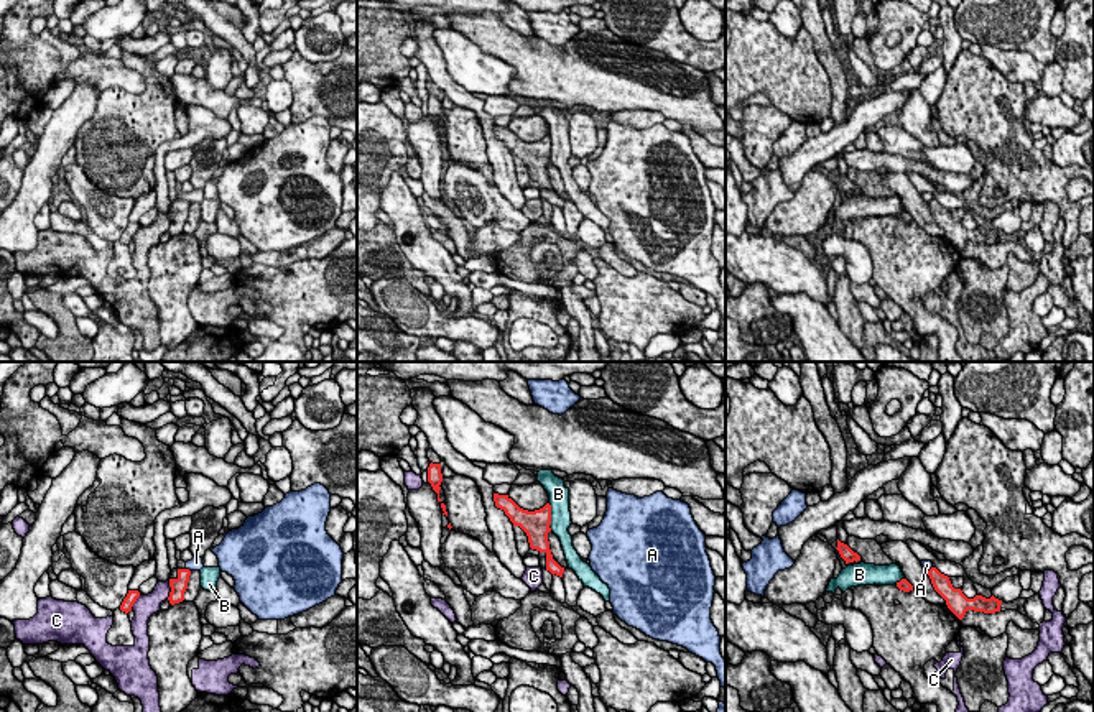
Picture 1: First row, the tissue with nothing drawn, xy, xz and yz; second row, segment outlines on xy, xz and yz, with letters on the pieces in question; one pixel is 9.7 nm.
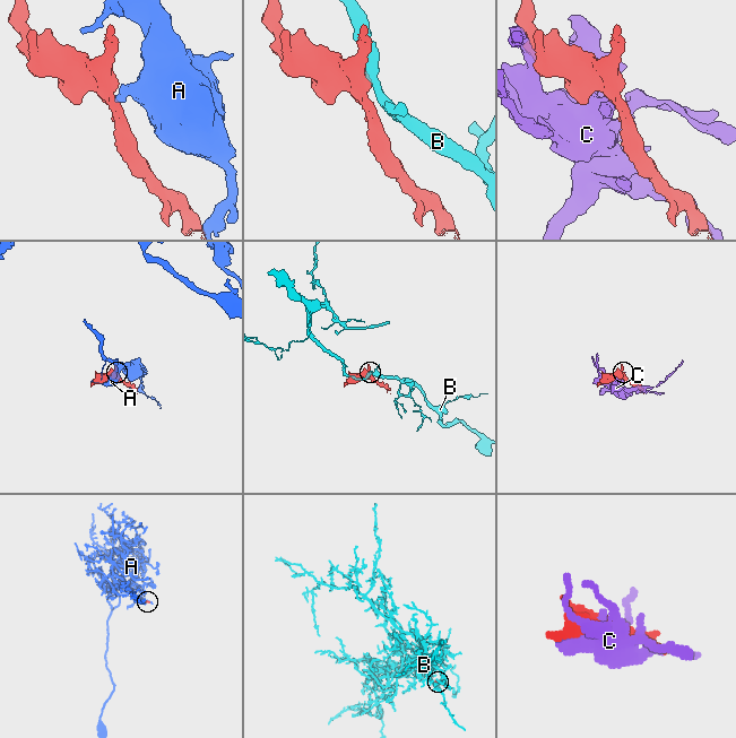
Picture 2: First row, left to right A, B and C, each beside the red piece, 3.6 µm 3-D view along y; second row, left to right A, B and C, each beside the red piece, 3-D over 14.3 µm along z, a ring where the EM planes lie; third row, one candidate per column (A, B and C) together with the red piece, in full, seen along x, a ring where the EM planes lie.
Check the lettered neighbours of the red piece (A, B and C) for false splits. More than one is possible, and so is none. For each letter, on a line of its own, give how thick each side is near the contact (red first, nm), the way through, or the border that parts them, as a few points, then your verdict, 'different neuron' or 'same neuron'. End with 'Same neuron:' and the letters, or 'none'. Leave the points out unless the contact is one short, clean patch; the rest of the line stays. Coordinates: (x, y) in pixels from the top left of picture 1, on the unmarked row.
A: 160 nm thick on the red side, 130 nm on the other; border along xy (186, 199), (190, 203); different neuron
B: 260 nm thick on the red side, 190 nm on the other; different neuron
C: 160 nm thick on the red side, 200 nm on the other; different neuron
Same neuron: none

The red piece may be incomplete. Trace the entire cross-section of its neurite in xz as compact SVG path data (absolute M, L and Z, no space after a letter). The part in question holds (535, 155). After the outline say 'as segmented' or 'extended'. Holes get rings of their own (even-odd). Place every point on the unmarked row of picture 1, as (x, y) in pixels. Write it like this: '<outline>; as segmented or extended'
M494 125L495 138L503 141L513 158L520 158L526 168L531 181L546 186L546 202L553 207L563 209L564 199L561 199L551 186L548 164L551 163L551 136L528 143L520 140L508 127Z; as segmented

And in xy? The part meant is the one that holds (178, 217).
M178 201L178 209L169 210L171 224L169 224L168 232L171 237L184 232L184 224L188 220L189 207L191 207L189 201Z; as segmented

